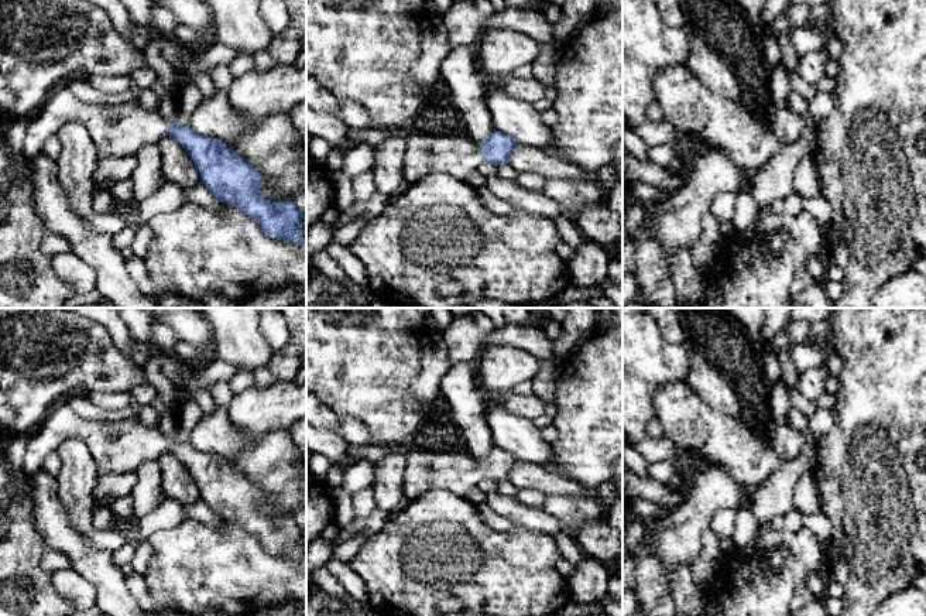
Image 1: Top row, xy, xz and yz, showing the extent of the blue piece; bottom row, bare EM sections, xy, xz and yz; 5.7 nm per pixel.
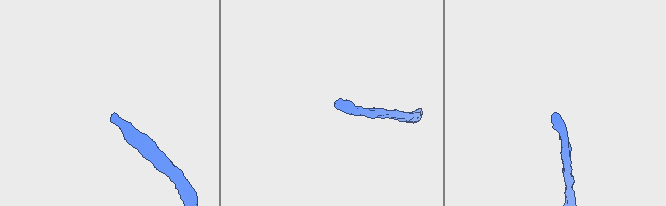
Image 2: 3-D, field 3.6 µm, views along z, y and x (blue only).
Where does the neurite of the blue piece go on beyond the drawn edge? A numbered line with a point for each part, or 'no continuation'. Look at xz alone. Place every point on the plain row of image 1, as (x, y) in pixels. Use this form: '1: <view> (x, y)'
1: xz (427, 471)

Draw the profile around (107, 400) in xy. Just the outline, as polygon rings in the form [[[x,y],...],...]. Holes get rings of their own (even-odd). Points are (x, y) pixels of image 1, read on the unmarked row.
[[[93,391],[88,397],[103,410],[120,410],[133,403],[128,391]]]

